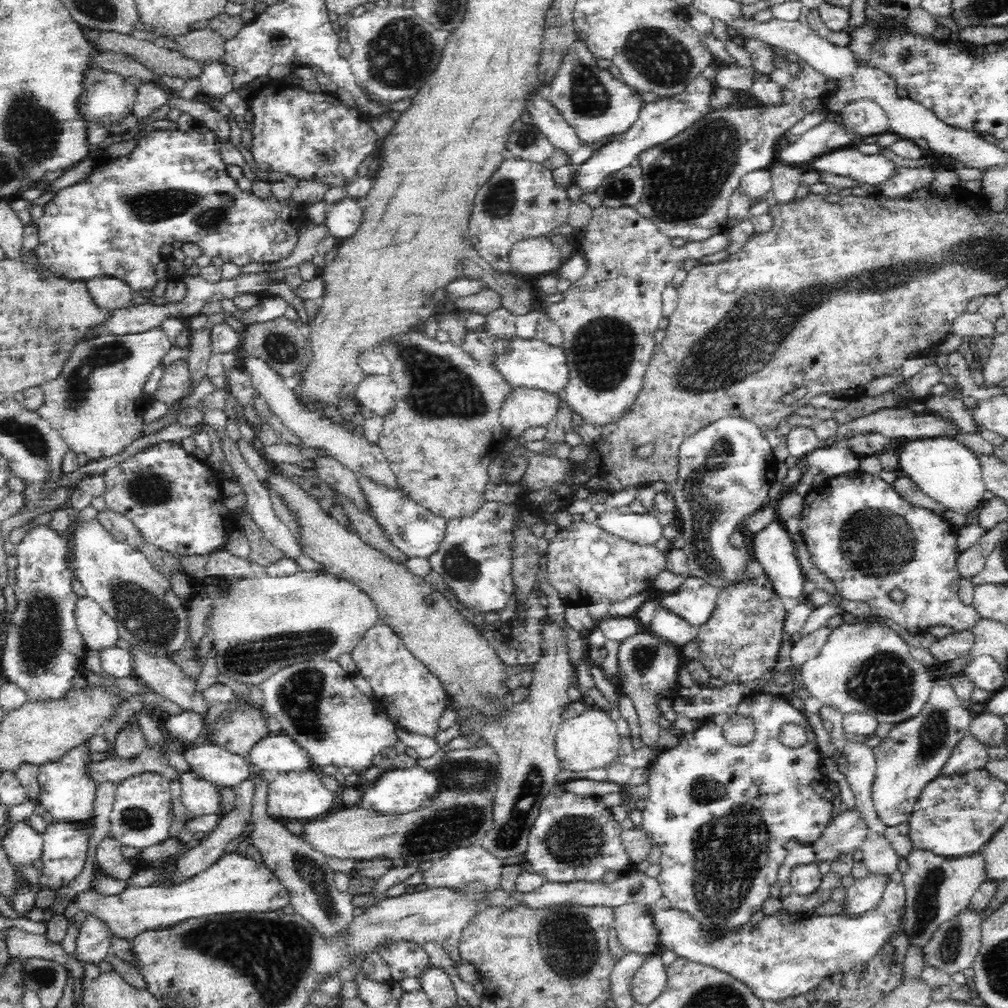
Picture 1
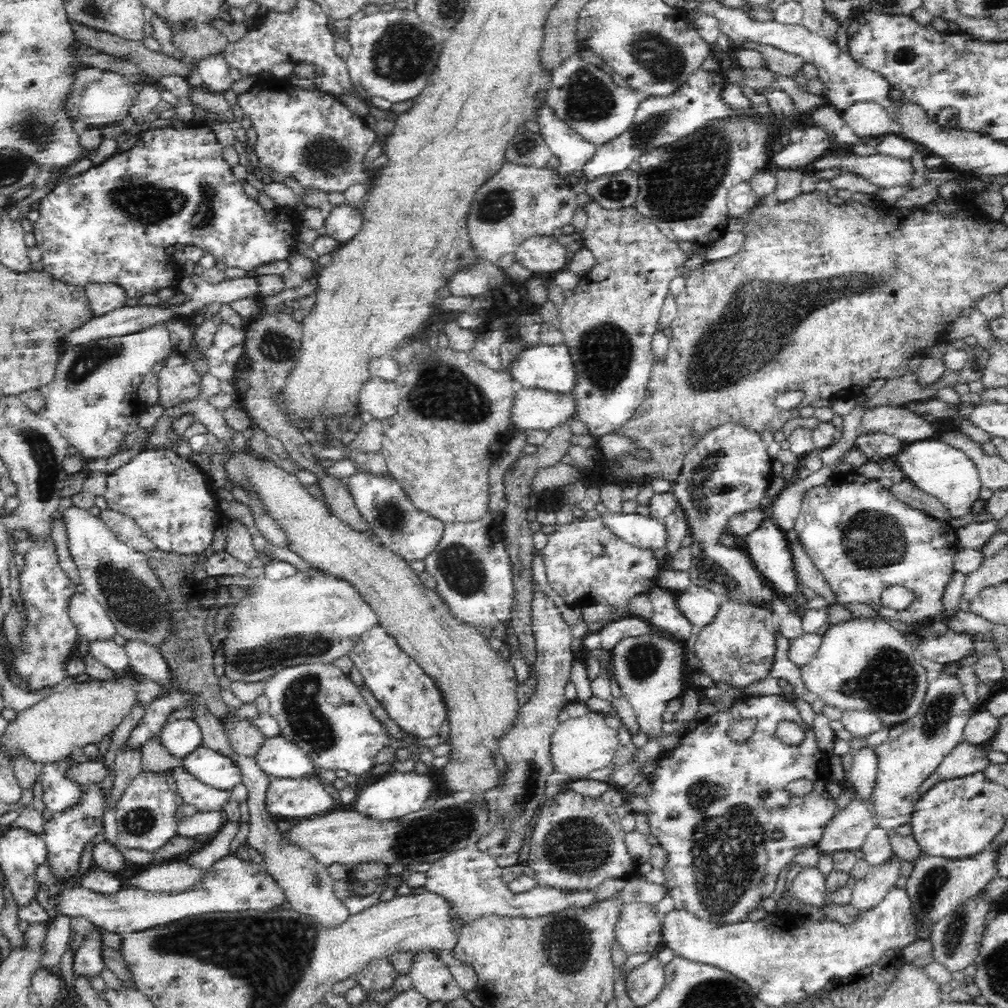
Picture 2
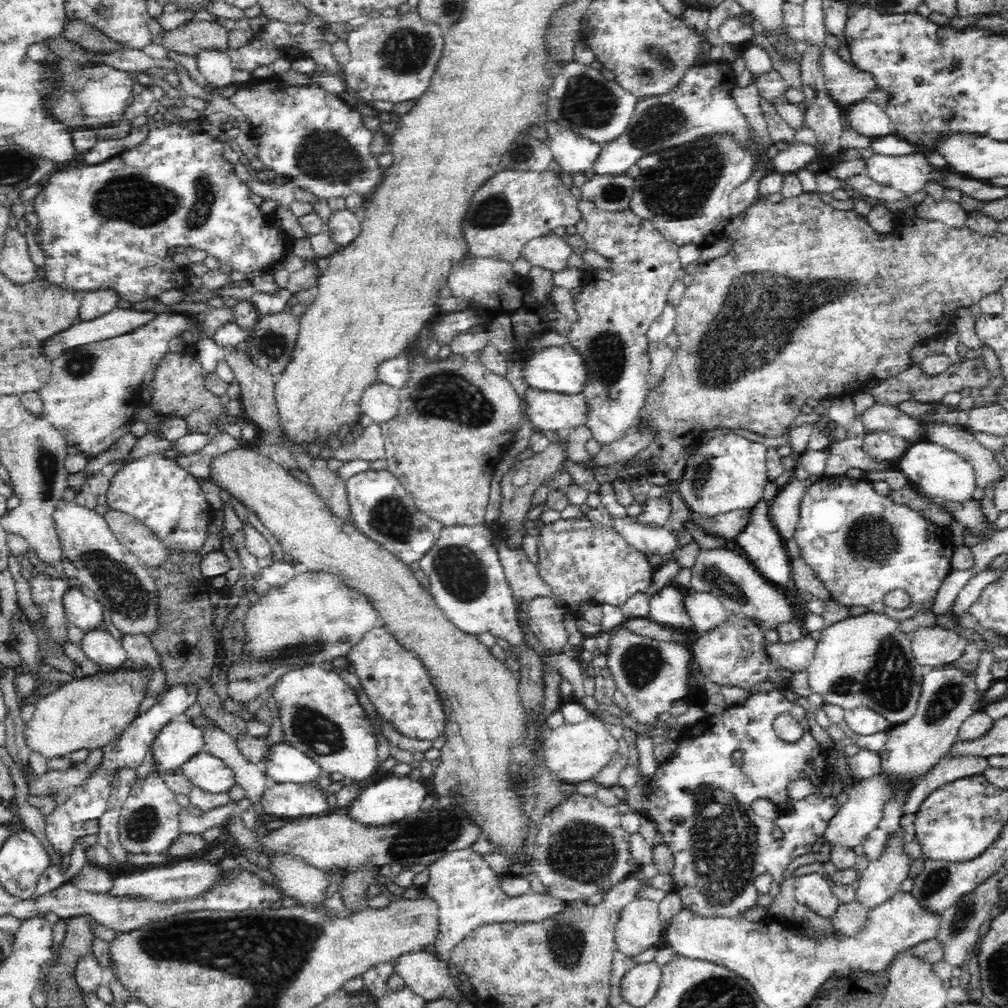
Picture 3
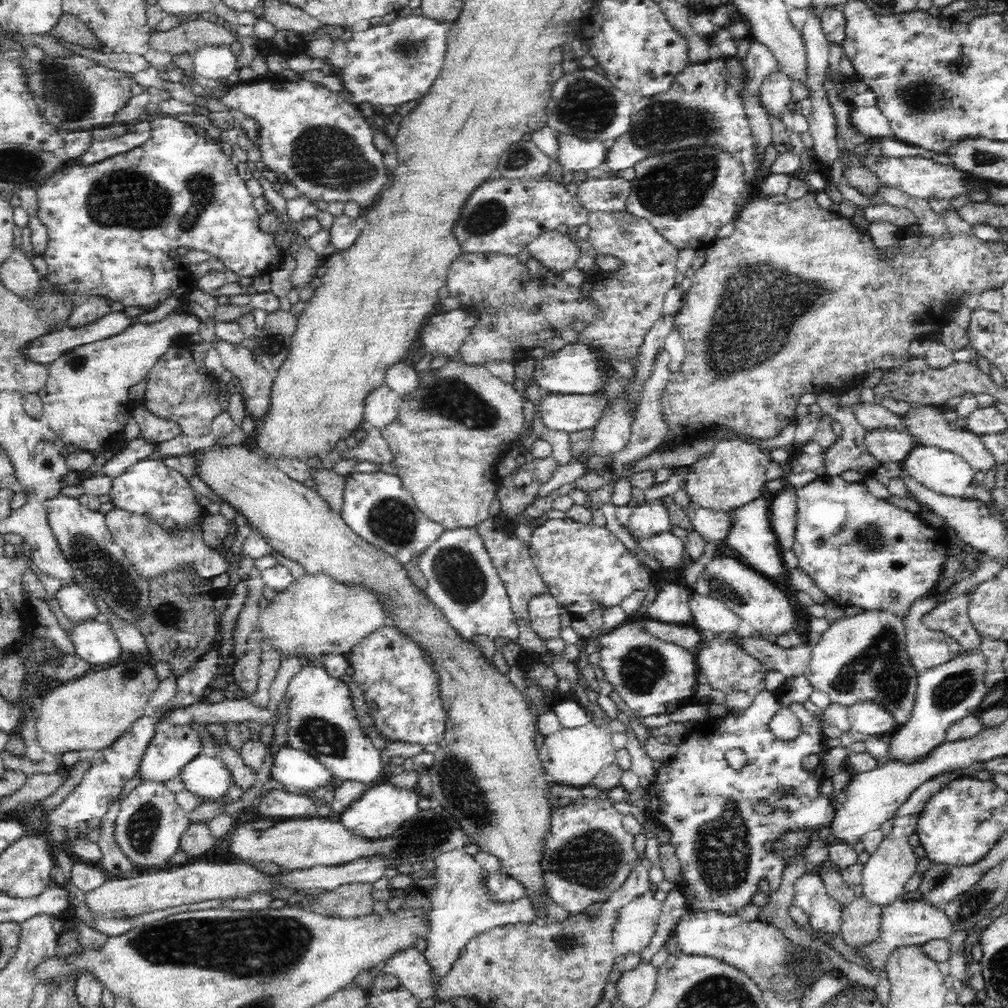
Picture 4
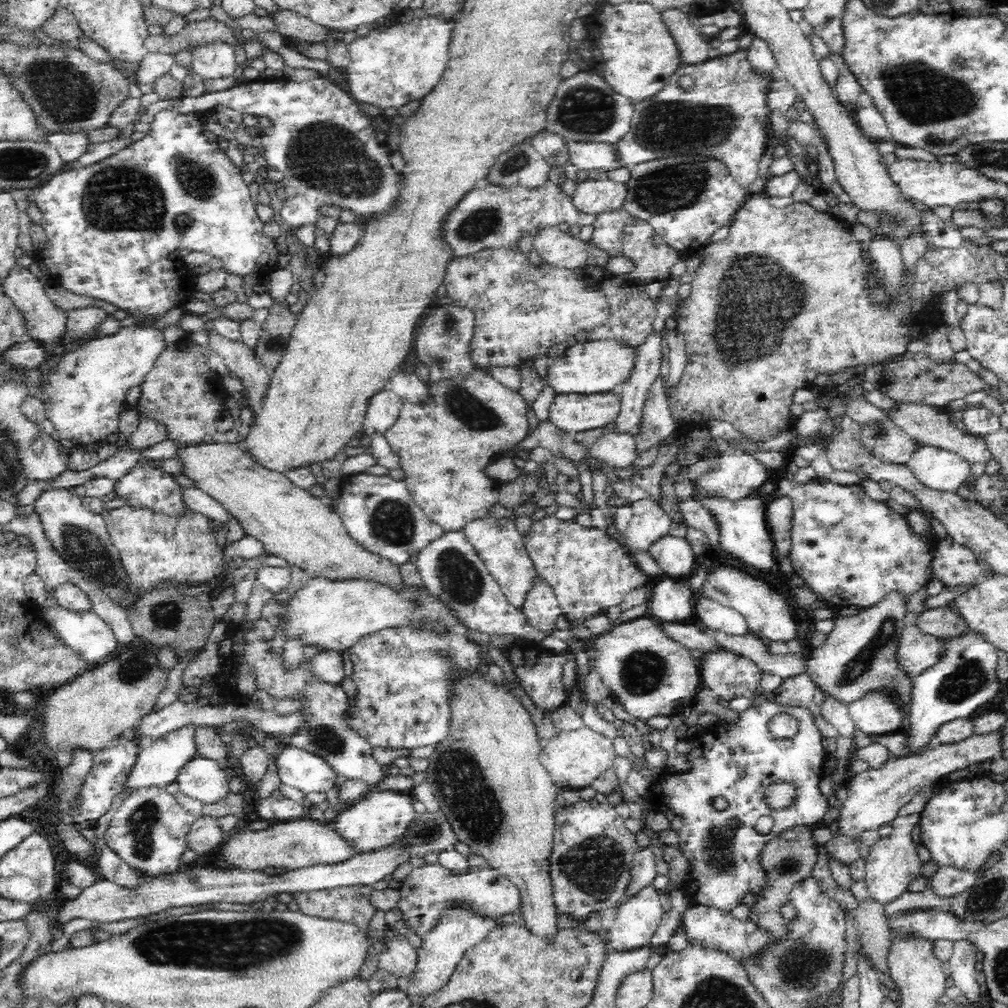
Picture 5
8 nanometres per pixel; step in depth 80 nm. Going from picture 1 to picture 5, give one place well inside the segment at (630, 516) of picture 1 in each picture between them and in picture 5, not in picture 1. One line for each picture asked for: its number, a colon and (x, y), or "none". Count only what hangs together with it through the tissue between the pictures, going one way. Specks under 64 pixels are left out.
2: (648, 532)
3: (653, 539)
4: (668, 549)
5: (674, 555)

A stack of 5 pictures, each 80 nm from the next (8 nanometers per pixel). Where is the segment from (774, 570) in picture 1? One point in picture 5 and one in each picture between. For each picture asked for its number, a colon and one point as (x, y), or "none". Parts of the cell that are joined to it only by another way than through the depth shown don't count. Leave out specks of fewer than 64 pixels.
2: (768, 547)
3: (766, 550)
4: (753, 539)
5: (746, 535)

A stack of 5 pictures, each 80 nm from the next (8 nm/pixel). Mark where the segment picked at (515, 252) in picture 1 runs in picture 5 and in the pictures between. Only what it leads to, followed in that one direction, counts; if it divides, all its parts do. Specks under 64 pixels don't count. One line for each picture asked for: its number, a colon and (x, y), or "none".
2: (544, 254)
3: (551, 252)
4: (556, 251)
5: (562, 250)

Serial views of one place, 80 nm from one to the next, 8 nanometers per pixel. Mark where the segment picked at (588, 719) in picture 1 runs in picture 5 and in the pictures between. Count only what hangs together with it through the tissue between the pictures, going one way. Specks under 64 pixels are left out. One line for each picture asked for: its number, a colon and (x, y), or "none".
2: (580, 746)
3: (575, 752)
4: (574, 756)
5: (575, 759)

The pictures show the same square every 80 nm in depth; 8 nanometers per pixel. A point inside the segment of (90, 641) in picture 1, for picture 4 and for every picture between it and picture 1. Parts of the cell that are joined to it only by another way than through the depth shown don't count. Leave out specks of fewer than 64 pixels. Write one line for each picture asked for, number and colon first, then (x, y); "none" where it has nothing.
2: (92, 621)
3: (82, 609)
4: (76, 603)

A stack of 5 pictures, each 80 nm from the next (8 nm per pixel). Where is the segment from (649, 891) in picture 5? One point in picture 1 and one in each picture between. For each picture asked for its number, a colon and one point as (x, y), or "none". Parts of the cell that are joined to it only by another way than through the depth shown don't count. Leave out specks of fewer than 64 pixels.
1: (636, 932)
2: (638, 930)
3: (639, 927)
4: (635, 927)

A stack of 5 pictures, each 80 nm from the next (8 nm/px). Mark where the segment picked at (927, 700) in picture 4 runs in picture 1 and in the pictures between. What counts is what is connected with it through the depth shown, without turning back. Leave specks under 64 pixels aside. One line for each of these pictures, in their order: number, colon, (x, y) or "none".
1: (914, 753)
2: (914, 749)
3: (949, 696)

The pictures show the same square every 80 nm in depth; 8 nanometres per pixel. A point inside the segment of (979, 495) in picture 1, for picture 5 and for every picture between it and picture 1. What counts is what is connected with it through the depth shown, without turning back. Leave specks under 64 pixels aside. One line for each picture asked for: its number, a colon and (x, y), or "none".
2: (940, 469)
3: (939, 472)
4: (943, 472)
5: (942, 470)

